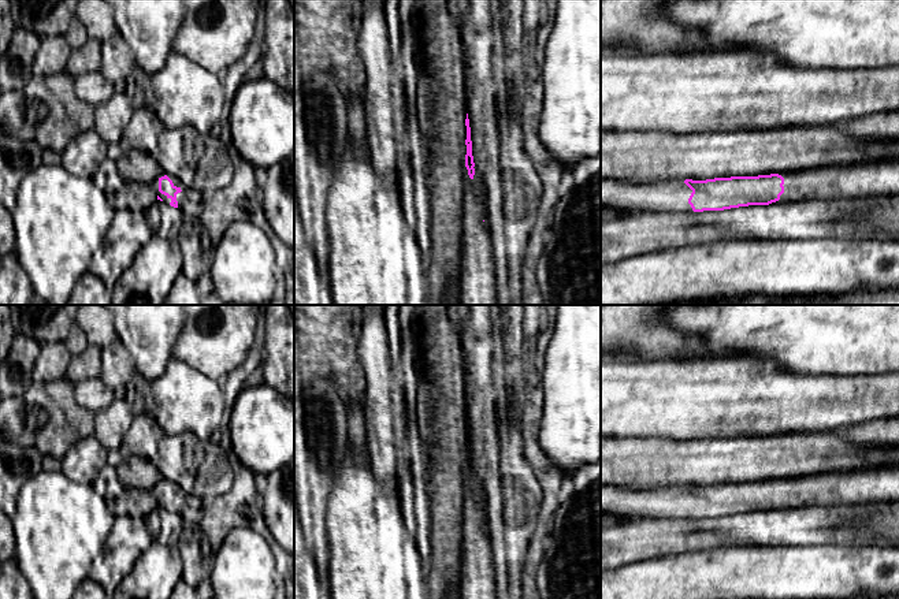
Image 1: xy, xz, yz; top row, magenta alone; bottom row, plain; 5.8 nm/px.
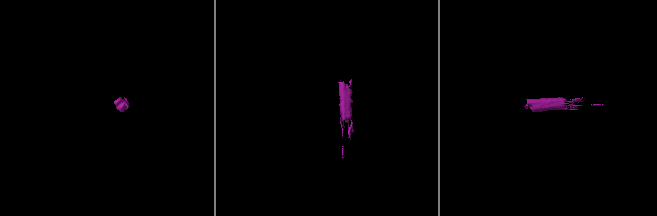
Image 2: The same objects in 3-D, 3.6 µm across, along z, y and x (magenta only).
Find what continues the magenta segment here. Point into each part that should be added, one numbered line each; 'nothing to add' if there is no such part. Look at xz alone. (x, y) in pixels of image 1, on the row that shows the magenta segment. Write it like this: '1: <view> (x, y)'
1: xz (478, 286)

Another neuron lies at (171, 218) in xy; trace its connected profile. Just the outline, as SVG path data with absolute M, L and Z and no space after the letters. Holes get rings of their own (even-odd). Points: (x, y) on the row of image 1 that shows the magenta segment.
M157 200L145 215L153 234L166 239L177 239L182 227L182 211Z

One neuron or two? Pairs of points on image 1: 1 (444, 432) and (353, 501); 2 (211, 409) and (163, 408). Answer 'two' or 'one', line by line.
1: two
2: one

